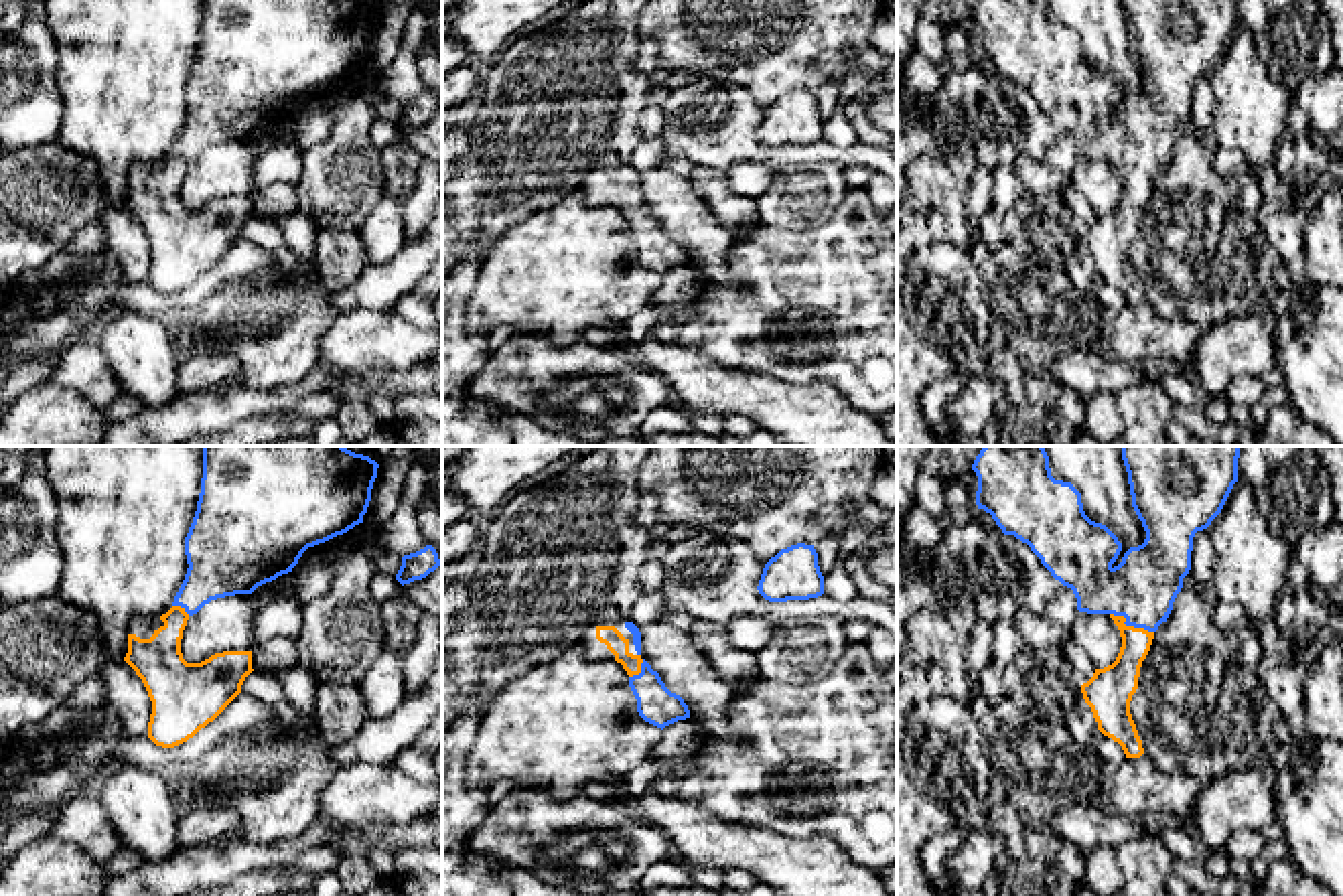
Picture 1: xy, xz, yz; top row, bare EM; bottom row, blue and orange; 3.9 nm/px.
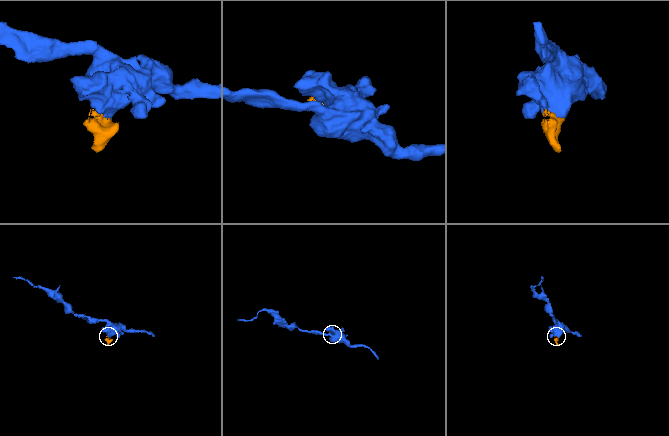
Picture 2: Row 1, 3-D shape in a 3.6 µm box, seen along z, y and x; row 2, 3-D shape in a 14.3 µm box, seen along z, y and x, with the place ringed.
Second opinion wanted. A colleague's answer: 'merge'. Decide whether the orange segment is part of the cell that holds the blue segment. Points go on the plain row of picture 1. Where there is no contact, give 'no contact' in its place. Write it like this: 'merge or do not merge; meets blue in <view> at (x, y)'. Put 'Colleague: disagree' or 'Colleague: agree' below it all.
merge; meets blue in yz at (1131, 171)
Colleague: agree

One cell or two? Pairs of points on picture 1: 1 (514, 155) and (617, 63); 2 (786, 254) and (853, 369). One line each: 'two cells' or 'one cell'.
1: one cell
2: one cell

